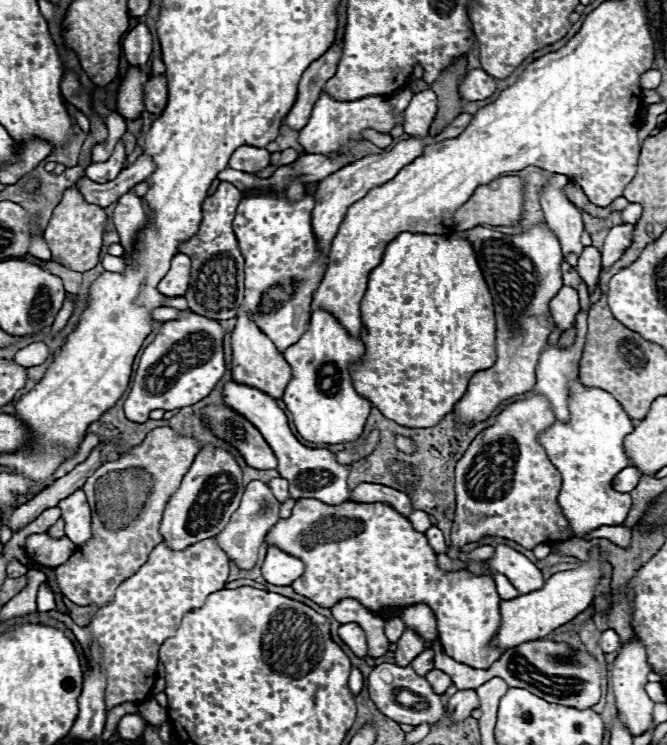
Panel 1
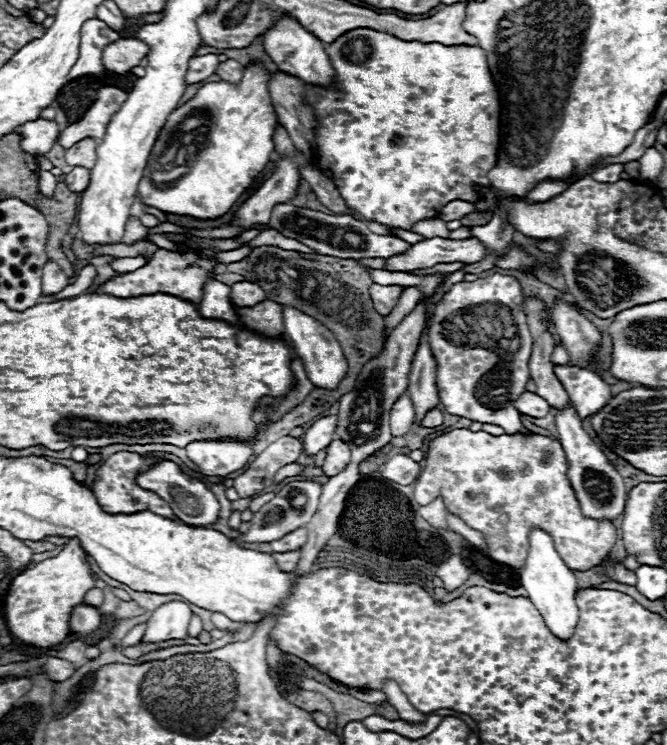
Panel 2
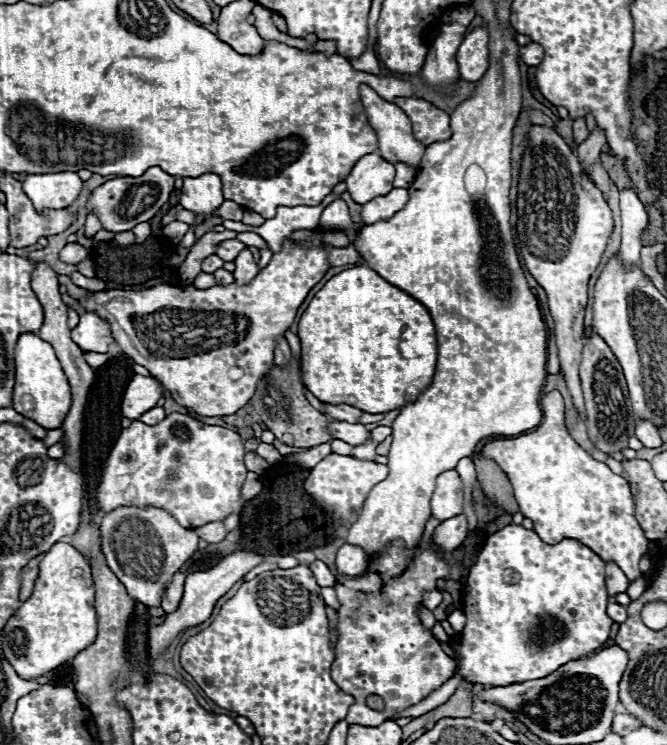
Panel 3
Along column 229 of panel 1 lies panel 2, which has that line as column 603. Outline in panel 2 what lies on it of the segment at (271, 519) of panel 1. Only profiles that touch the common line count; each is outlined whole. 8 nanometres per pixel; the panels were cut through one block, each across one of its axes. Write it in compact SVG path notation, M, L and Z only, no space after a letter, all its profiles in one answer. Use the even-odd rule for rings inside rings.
M456 428L446 434L434 436L426 442L424 468L414 482L414 500L420 506L434 502L438 496L446 504L446 510L458 518L462 518L470 528L484 534L488 542L488 556L496 562L508 564L520 570L526 562L528 554L528 536L530 530L540 528L546 530L554 538L554 546L560 558L570 566L570 570L590 570L598 566L604 556L612 550L616 542L616 528L612 522L596 522L592 518L584 518L580 512L580 504L576 494L566 478L568 462L562 450L562 444L550 436L542 434L488 434L488 432L472 432L468 428Z

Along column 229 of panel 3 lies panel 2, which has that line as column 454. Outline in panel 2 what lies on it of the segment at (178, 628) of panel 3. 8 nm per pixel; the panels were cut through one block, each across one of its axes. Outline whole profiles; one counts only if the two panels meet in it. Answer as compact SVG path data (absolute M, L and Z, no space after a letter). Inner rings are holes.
M450 556L448 560L444 560L436 568L436 576L440 576L442 582L444 582L444 588L448 592L452 592L452 590L460 588L468 580L470 570L464 566L464 562L462 562L460 556Z

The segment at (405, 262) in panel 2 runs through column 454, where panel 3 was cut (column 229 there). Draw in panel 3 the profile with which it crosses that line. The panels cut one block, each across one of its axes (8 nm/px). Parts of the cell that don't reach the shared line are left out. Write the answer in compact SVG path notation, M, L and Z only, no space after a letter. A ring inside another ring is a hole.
M224 240L216 246L216 256L220 256L224 262L232 262L242 248L246 248L246 246L238 240Z

